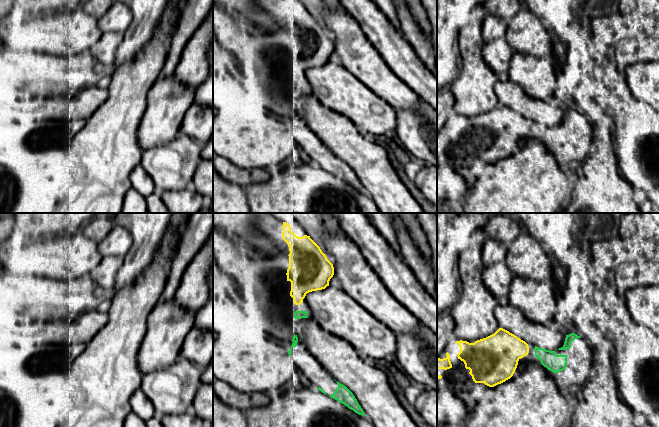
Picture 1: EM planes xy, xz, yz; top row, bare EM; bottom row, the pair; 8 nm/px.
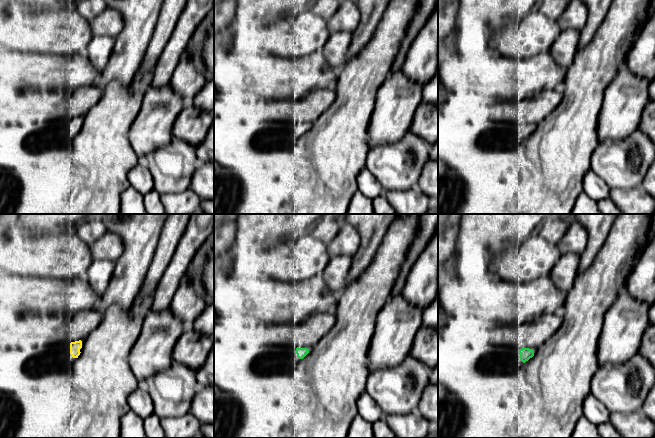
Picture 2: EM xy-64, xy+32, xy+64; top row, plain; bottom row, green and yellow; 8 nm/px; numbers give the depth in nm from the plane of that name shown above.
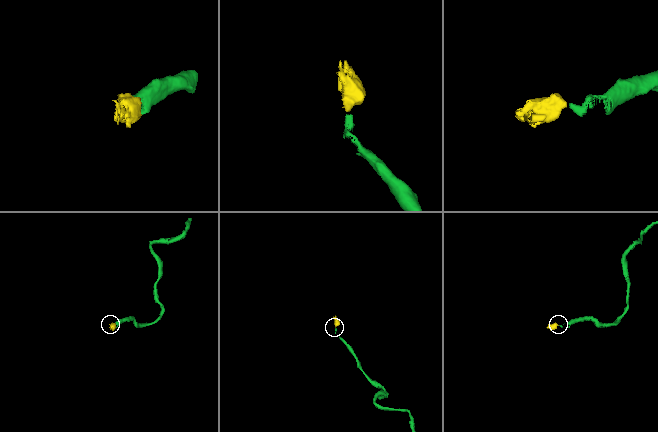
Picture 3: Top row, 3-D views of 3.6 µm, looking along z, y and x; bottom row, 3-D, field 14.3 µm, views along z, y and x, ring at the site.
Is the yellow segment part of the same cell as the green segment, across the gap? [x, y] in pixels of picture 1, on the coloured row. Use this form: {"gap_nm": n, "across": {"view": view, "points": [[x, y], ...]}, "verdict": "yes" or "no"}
{"gap_nm": 50, "across": {"view": "xz", "points": [[296, 310], [296, 304]]}, "verdict": "yes"}

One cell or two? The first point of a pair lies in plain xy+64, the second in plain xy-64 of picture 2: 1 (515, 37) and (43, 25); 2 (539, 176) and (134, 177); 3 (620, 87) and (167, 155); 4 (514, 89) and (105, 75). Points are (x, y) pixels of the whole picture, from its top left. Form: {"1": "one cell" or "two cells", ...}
{"1": "one cell", "2": "two cells", "3": "two cells", "4": "two cells"}

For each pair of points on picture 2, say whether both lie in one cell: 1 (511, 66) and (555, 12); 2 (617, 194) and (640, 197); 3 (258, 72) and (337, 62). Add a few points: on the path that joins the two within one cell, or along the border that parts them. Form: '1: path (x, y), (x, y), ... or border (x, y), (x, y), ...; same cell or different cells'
1: border (540, 52), (522, 58), (501, 55); different cells
2: path (623, 197), (634, 197); same cell
3: path (278, 72), (312, 72), (317, 69); same cell

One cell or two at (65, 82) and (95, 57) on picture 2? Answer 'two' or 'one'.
one

